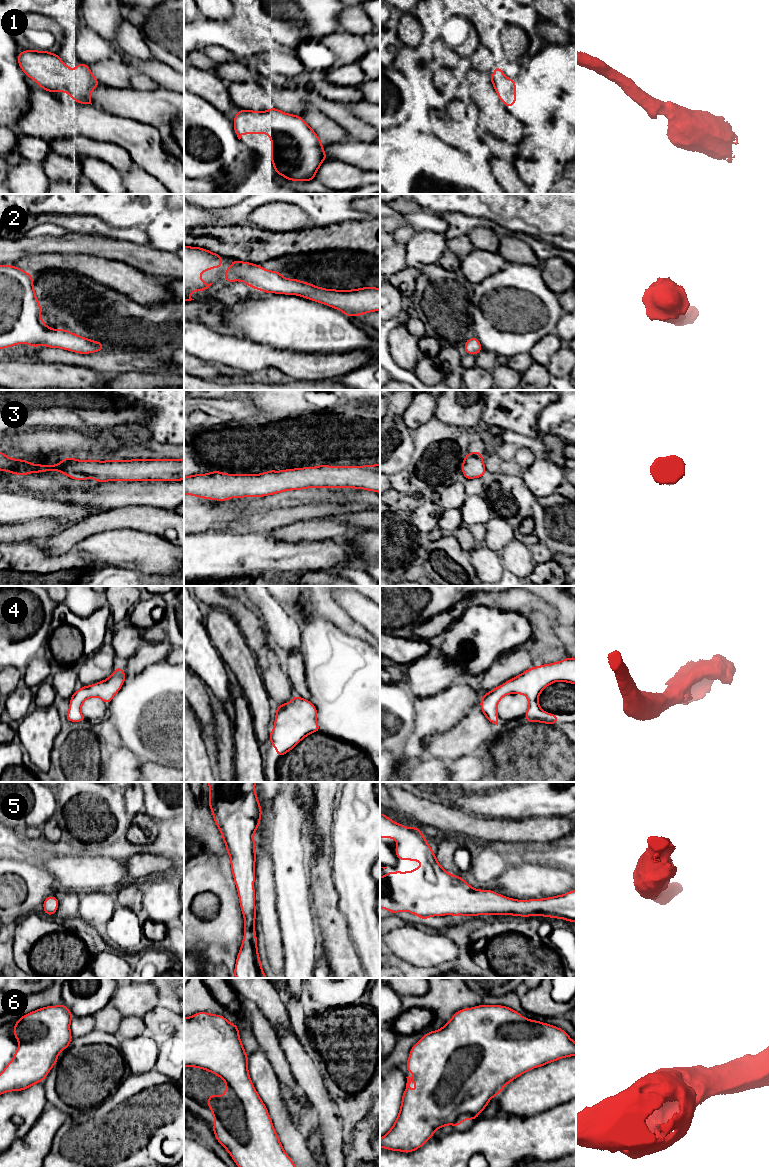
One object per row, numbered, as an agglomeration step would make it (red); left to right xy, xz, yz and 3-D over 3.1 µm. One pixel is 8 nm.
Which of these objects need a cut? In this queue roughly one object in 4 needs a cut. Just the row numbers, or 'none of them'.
none of them

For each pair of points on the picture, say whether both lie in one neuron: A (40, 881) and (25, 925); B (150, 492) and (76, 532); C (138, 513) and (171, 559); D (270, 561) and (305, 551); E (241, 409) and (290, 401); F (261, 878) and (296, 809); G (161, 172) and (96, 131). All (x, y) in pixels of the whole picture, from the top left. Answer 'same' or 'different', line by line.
A: different
B: different
C: different
D: same
E: different
F: different
G: same

